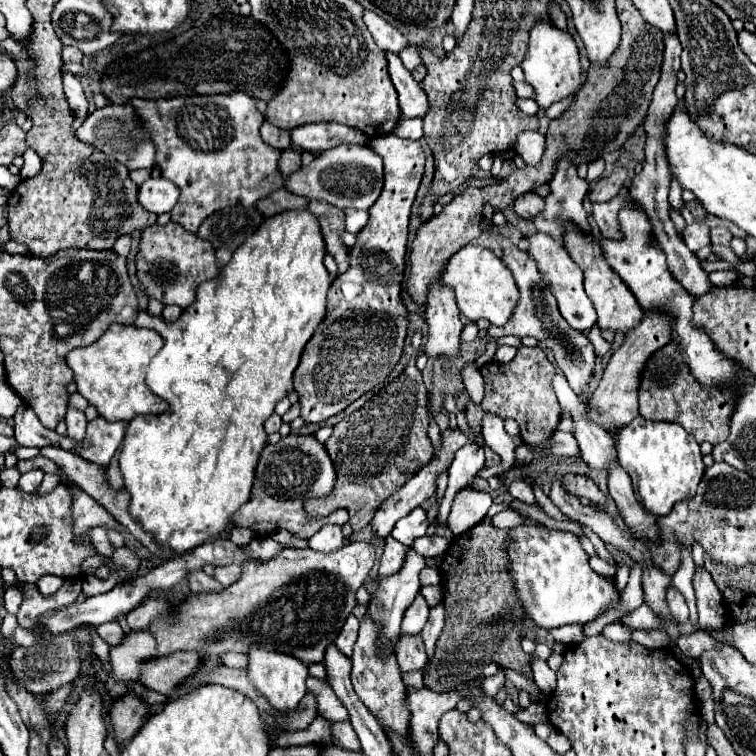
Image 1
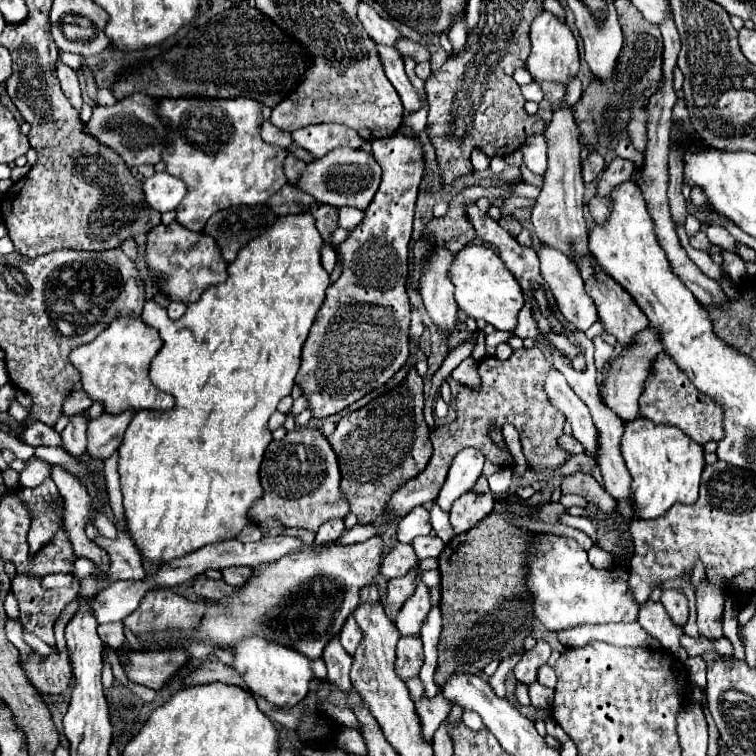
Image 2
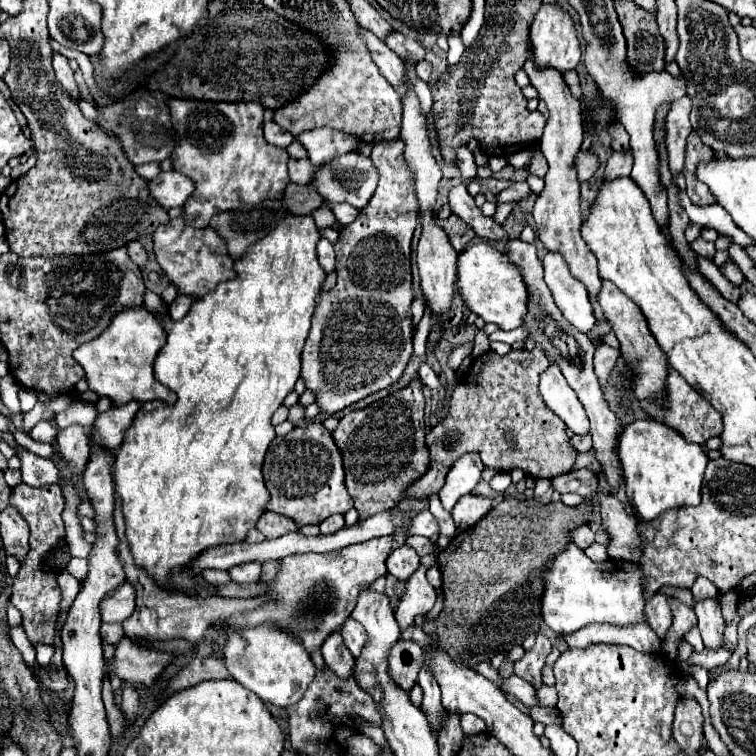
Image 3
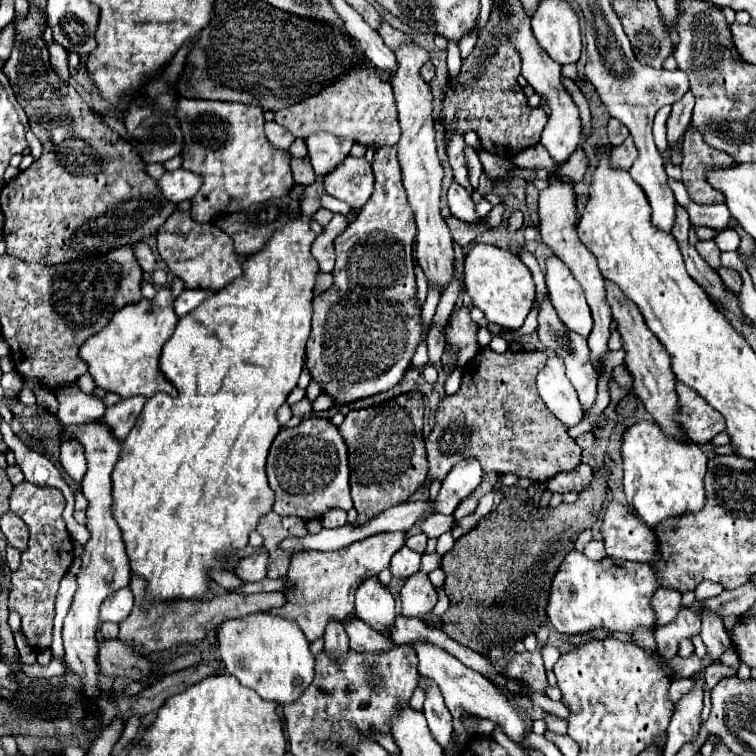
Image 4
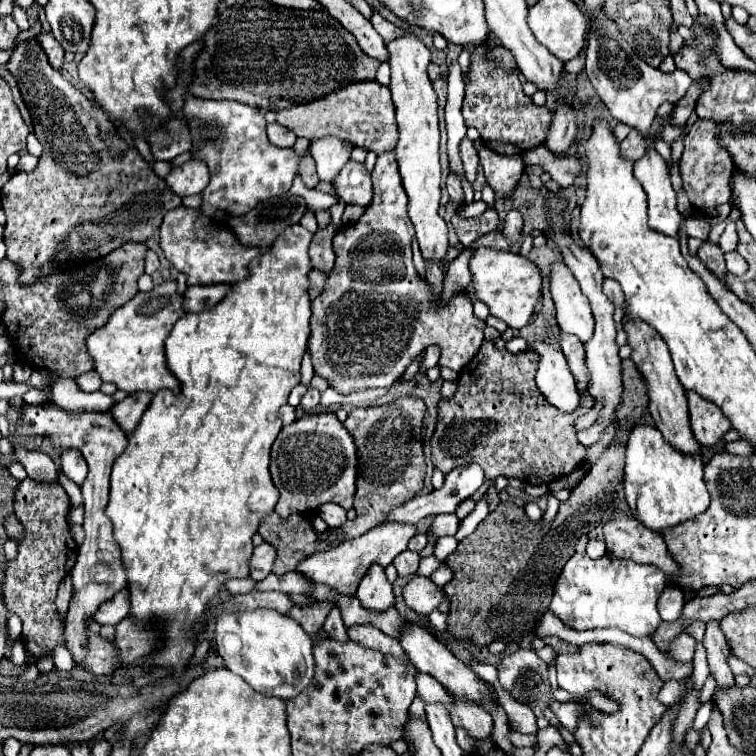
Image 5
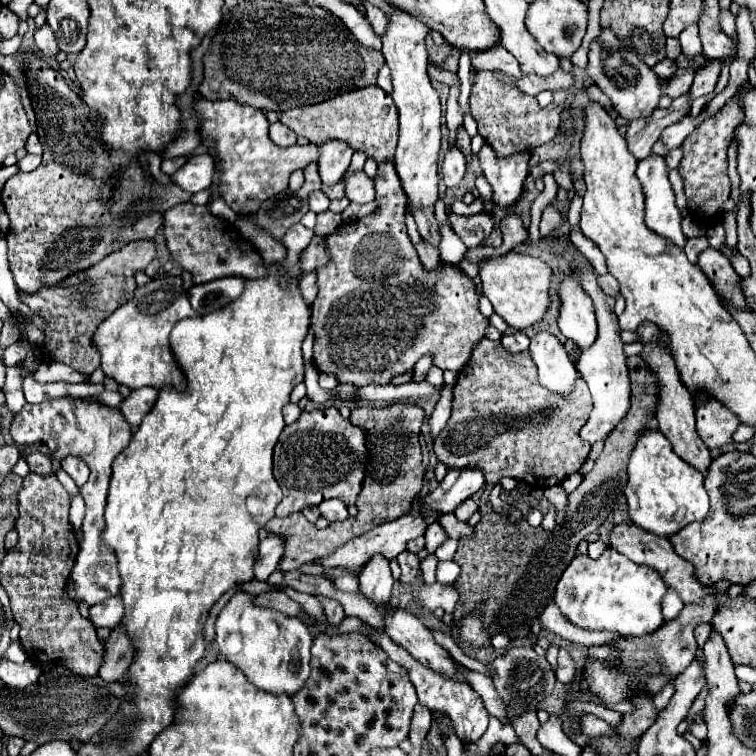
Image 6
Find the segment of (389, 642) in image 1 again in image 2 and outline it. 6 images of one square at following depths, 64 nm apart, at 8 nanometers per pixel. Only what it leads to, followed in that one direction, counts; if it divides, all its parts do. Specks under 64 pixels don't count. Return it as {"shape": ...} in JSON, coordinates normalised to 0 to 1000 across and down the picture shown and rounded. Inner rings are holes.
{"shape":[[[553,746],[532,765],[521,765],[511,772],[511,788],[503,794],[511,815],[524,823],[524,812],[529,810],[529,804],[534,802],[534,796],[548,786],[550,780],[550,759],[553,759]]]}

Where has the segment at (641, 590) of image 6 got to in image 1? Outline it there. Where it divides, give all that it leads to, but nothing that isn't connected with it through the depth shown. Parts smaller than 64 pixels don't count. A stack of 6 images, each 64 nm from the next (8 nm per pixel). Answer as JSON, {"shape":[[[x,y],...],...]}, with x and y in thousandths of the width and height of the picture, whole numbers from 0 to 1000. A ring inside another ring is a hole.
{"shape":[[[693,683],[693,690],[675,701],[675,714],[669,717],[669,730],[672,730],[672,759],[680,770],[683,788],[693,802],[693,812],[714,831],[728,833],[728,831],[738,831],[746,825],[775,825],[775,823],[783,823],[791,812],[796,812],[817,799],[815,772],[791,762],[780,751],[778,733],[772,730],[767,712],[757,704],[725,701],[722,696],[714,696],[709,688]]]}

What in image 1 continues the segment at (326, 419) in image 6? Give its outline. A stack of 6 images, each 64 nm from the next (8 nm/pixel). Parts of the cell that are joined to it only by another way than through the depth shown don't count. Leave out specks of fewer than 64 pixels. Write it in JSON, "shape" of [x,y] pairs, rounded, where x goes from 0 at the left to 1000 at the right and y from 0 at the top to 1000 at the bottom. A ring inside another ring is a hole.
{"shape":[[[381,574],[368,587],[352,590],[339,616],[339,635],[331,661],[310,680],[310,693],[315,698],[331,698],[339,709],[349,709],[373,698],[394,712],[410,712],[431,693],[455,696],[460,690],[458,675],[439,677],[431,685],[410,685],[399,672],[405,661],[429,656],[442,646],[442,614],[429,595],[429,587],[423,587],[415,577],[405,574]]]}

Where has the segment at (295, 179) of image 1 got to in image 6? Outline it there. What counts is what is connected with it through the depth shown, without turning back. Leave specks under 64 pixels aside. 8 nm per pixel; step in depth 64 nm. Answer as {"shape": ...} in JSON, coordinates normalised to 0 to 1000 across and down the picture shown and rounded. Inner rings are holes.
{"shape":[[[460,225],[452,238],[458,243],[458,262],[463,267],[484,270],[484,267],[495,265],[495,259],[497,259],[497,254],[495,254],[495,238],[487,235],[481,228],[466,228],[466,225]]]}

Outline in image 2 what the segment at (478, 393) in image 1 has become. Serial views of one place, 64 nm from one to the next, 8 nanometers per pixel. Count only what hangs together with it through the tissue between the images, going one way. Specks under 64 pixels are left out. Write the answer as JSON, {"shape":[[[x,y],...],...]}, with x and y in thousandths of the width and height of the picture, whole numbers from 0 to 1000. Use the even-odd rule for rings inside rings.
{"shape":[[[616,474],[601,492],[598,492],[598,500],[603,505],[608,505],[611,511],[619,511],[624,516],[635,516],[635,497],[632,497],[632,479],[627,474]]]}

